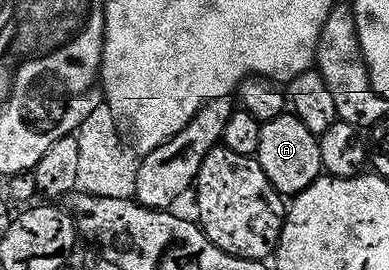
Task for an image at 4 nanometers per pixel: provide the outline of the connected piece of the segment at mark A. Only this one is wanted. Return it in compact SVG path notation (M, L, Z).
M283 113L261 124L257 160L274 184L274 190L286 197L294 197L308 189L323 174L319 136L313 135L293 113Z

